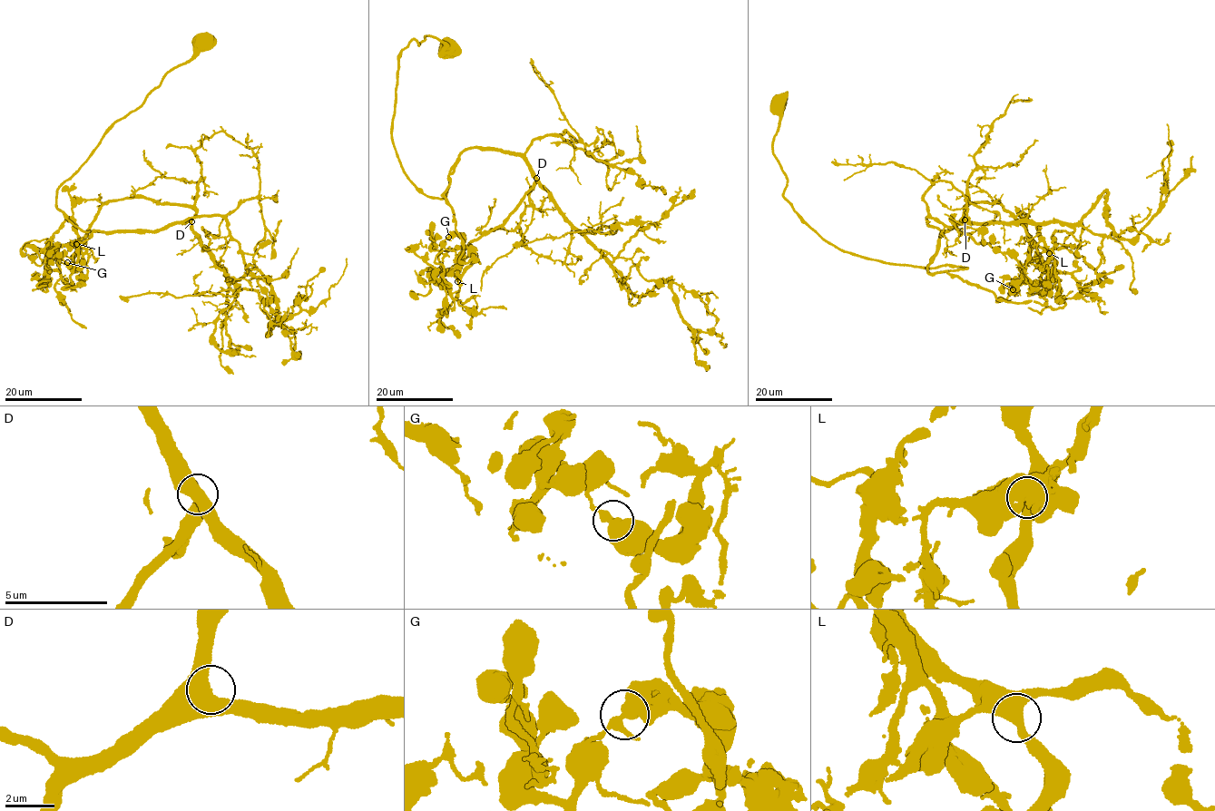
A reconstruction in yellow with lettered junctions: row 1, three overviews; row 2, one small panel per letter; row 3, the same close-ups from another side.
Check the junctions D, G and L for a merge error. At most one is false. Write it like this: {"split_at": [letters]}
{"split_at": ["G"]}

